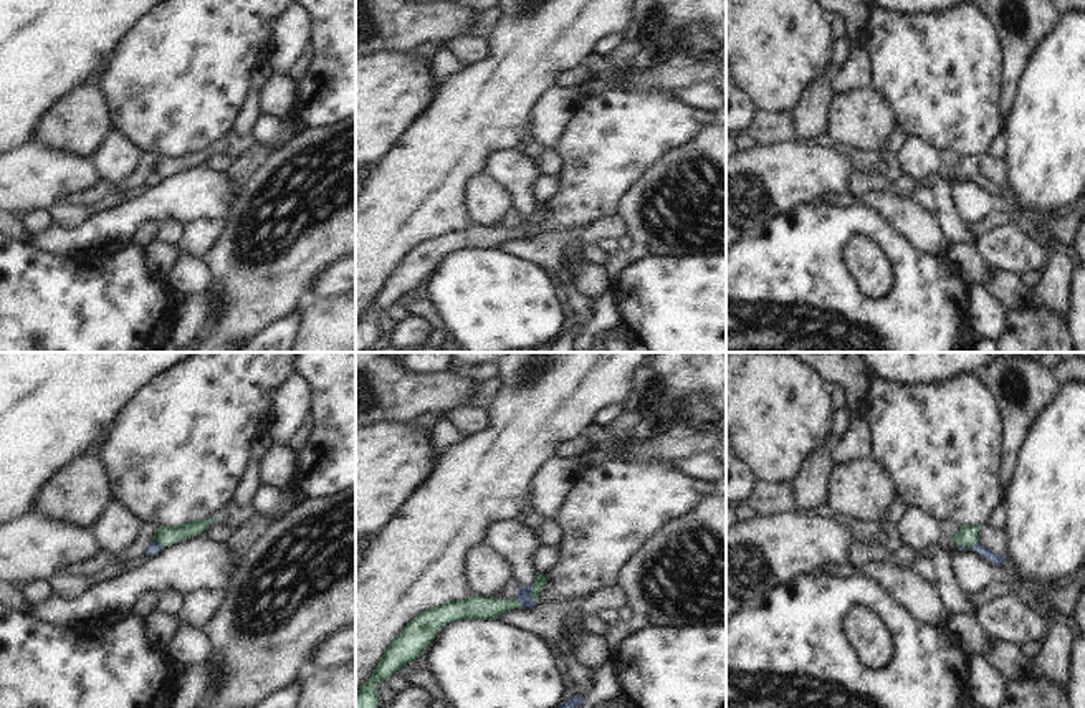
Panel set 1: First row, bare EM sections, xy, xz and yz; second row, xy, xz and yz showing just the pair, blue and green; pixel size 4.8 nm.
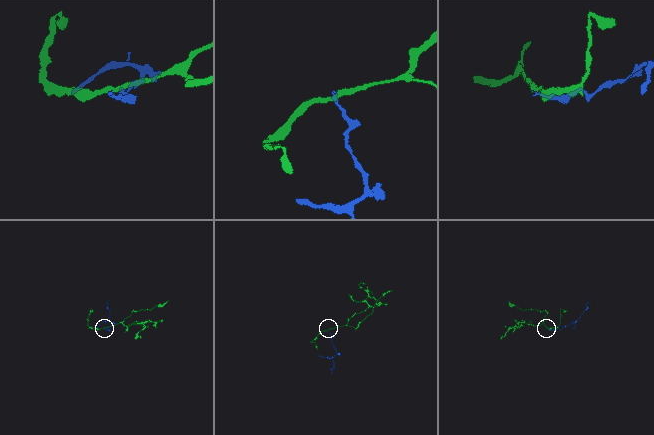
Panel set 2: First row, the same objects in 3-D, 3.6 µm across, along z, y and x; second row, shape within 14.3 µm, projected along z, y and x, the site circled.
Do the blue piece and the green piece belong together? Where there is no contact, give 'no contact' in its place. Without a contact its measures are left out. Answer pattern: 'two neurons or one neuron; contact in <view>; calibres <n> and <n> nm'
two neurons; contact in xz; calibres 60 and 60 nm

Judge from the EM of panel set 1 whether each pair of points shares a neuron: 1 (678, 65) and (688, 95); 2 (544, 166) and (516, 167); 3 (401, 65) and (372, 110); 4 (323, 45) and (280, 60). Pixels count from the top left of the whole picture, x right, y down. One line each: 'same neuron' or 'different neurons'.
1: different neurons
2: different neurons
3: same neuron
4: different neurons

